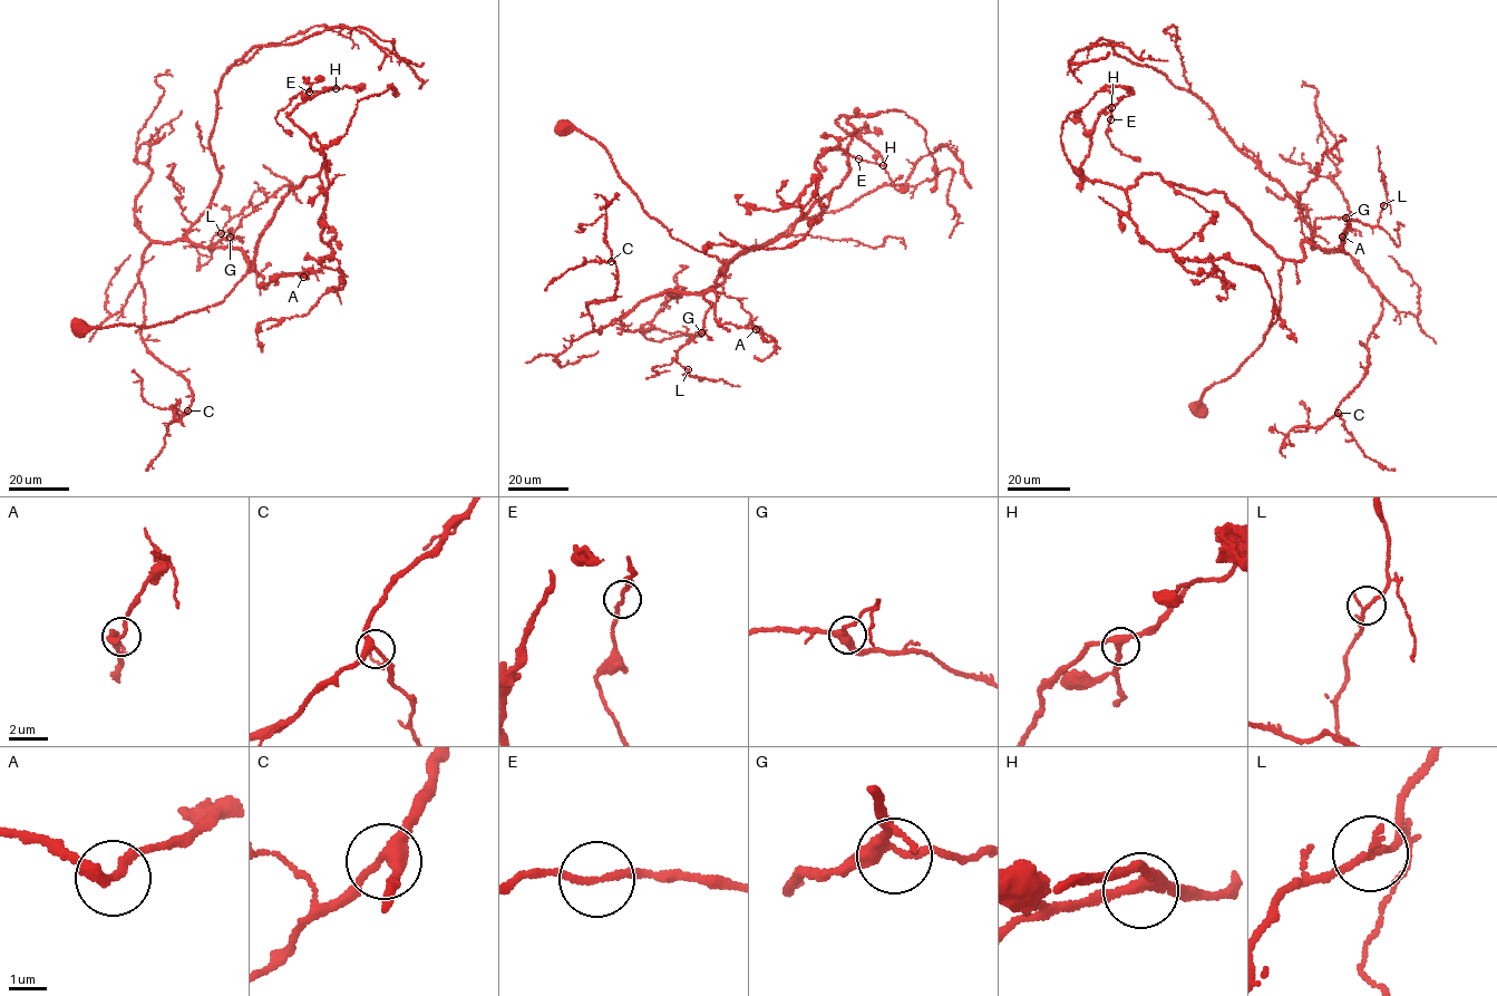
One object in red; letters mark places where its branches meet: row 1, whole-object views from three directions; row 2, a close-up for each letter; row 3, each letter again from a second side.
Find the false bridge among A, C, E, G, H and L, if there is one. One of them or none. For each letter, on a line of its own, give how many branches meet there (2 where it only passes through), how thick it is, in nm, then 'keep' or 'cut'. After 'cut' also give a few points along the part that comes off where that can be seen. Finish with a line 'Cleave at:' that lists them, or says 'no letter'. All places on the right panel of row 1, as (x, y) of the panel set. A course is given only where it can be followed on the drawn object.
A: 2 | 280 nm | keep
C: 3 | 280 nm | keep
E: 2 | 160 nm | keep
G: 3 | 280 nm | keep
H: 3 | 280 nm | keep
L: 2 | 200 nm | keep
Cleave at: no letter

